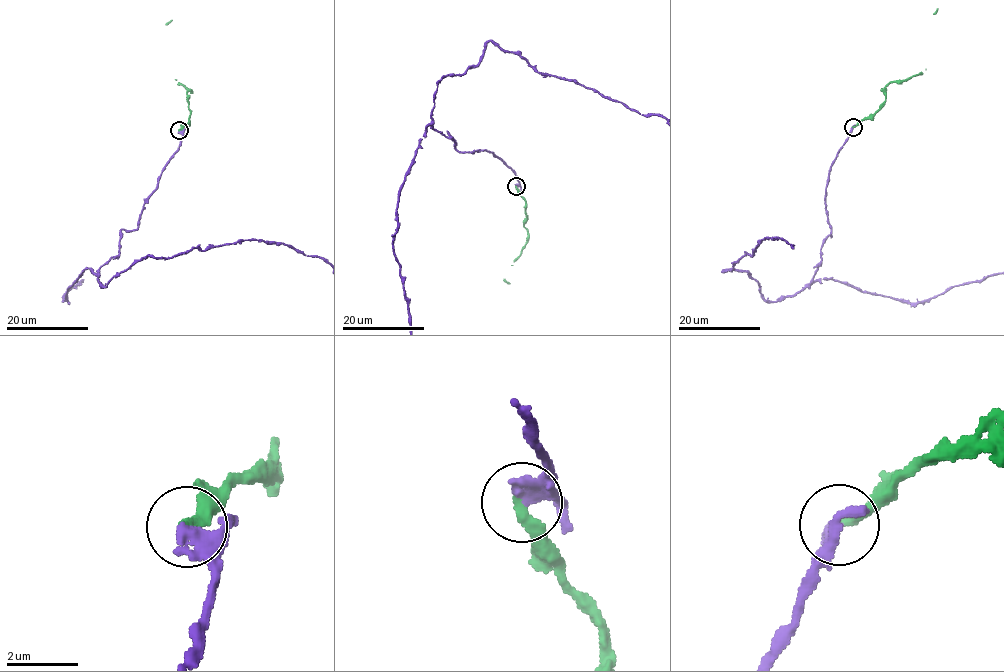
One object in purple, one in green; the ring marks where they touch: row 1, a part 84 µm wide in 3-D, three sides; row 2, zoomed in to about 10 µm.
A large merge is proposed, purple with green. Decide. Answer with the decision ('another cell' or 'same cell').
same cell

